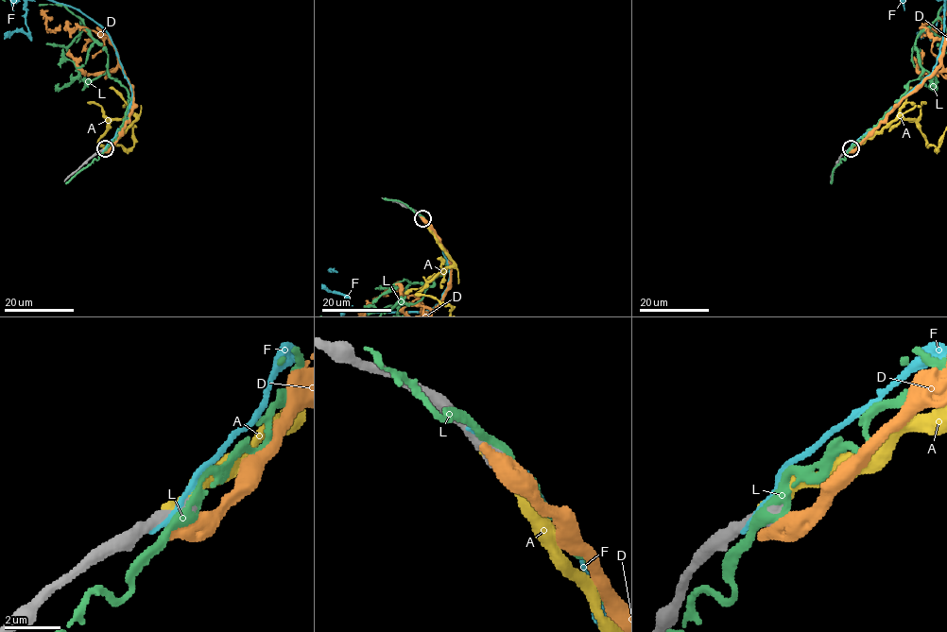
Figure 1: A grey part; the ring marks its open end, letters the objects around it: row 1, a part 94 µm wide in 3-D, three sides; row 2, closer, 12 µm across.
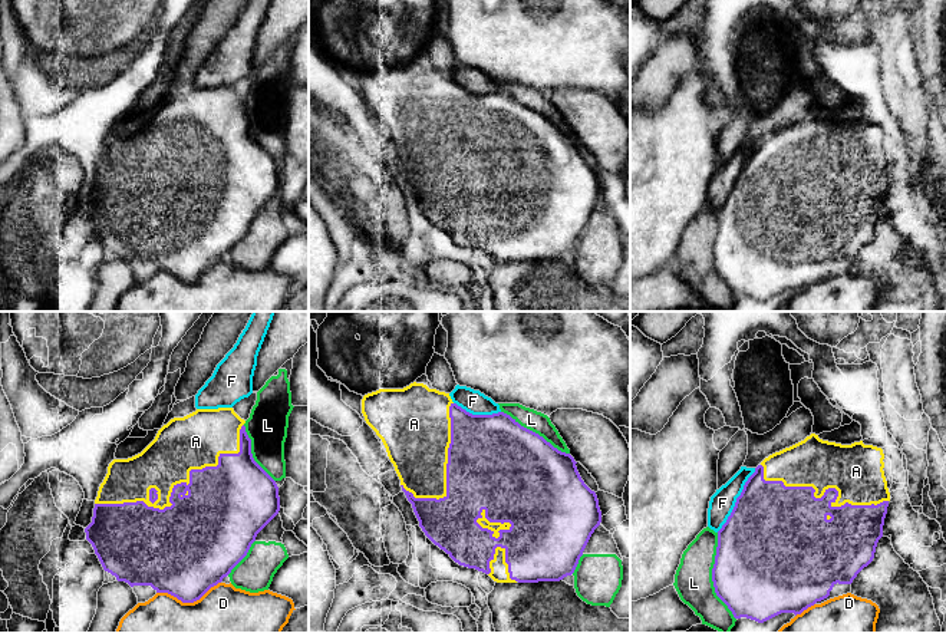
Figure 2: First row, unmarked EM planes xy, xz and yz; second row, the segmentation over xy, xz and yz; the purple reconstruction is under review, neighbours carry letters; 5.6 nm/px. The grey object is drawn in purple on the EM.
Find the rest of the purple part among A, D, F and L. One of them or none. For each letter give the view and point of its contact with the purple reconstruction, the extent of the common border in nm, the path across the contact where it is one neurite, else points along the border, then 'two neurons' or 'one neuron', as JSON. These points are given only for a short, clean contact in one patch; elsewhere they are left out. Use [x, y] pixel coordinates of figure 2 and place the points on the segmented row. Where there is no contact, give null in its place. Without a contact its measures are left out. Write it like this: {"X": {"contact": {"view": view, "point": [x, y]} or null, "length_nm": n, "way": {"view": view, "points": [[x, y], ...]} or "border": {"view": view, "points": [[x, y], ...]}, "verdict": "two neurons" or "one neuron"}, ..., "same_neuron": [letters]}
{"A": {"contact": {"view": "xy", "point": [181, 483]}, "length_nm": 950, "verdict": "one neuron"}, "D": {"contact": {"view": "xy", "point": [188, 602]}, "length_nm": 360, "verdict": "two neurons"}, "F": {"contact": {"view": "yz", "point": [737, 500]}, "length_nm": 420, "verdict": "two neurons"}, "L": {"contact": {"view": "yz", "point": [712, 576]}, "length_nm": 500, "verdict": "two neurons"}, "same_neuron": ["A"]}

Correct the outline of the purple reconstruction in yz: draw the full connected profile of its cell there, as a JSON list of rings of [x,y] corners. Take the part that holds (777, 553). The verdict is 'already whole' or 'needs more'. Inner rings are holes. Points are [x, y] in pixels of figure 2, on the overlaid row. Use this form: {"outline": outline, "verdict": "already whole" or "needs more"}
{"outline": [[[811,433],[804,441],[765,458],[748,478],[726,522],[718,531],[718,547],[712,568],[716,596],[735,619],[746,617],[764,623],[781,613],[801,614],[830,596],[833,587],[851,584],[867,567],[883,537],[890,501],[884,477],[881,448],[823,441]]], "verdict": "needs more"}

